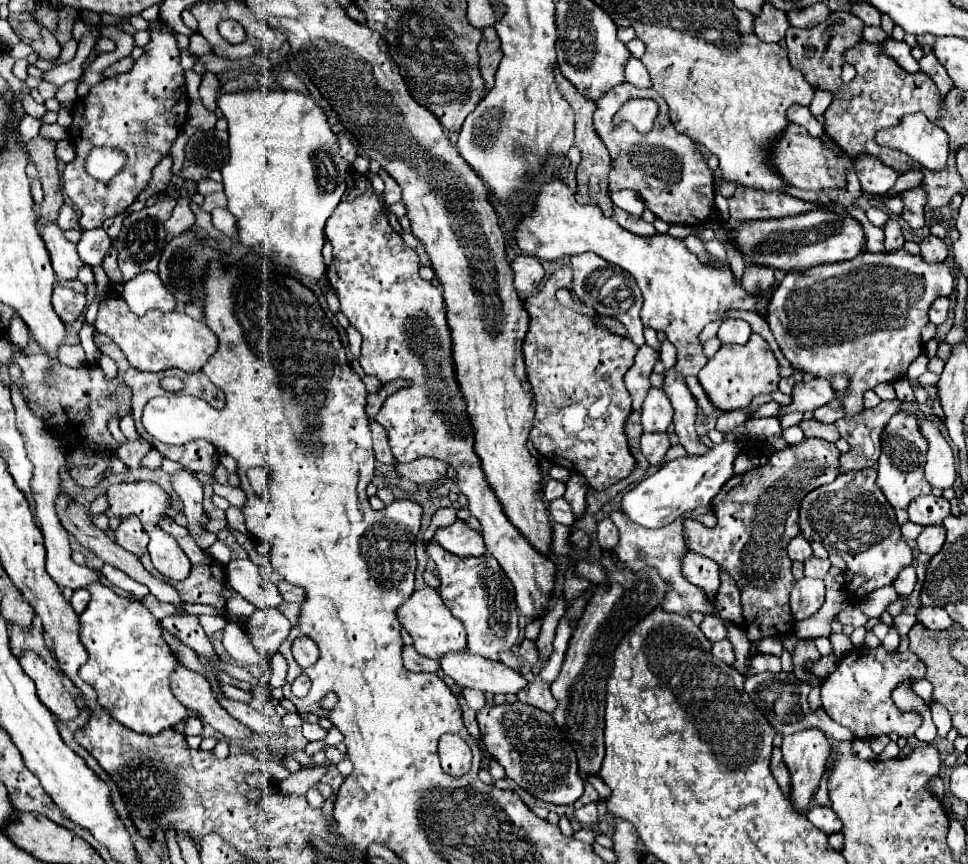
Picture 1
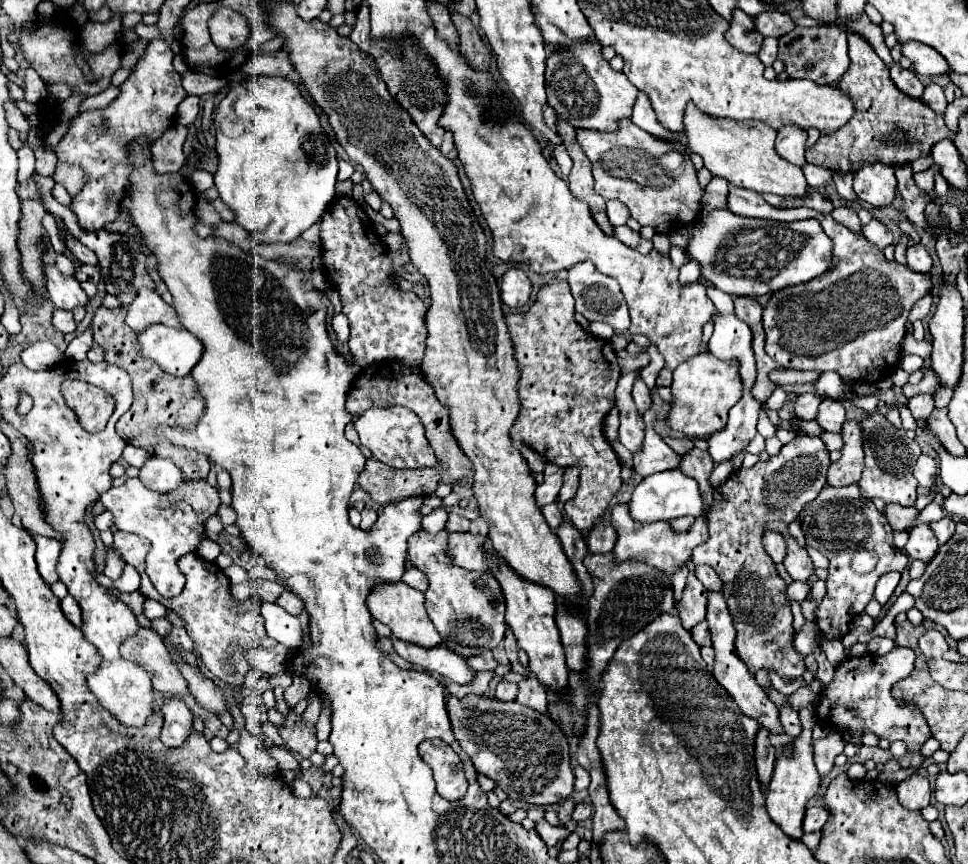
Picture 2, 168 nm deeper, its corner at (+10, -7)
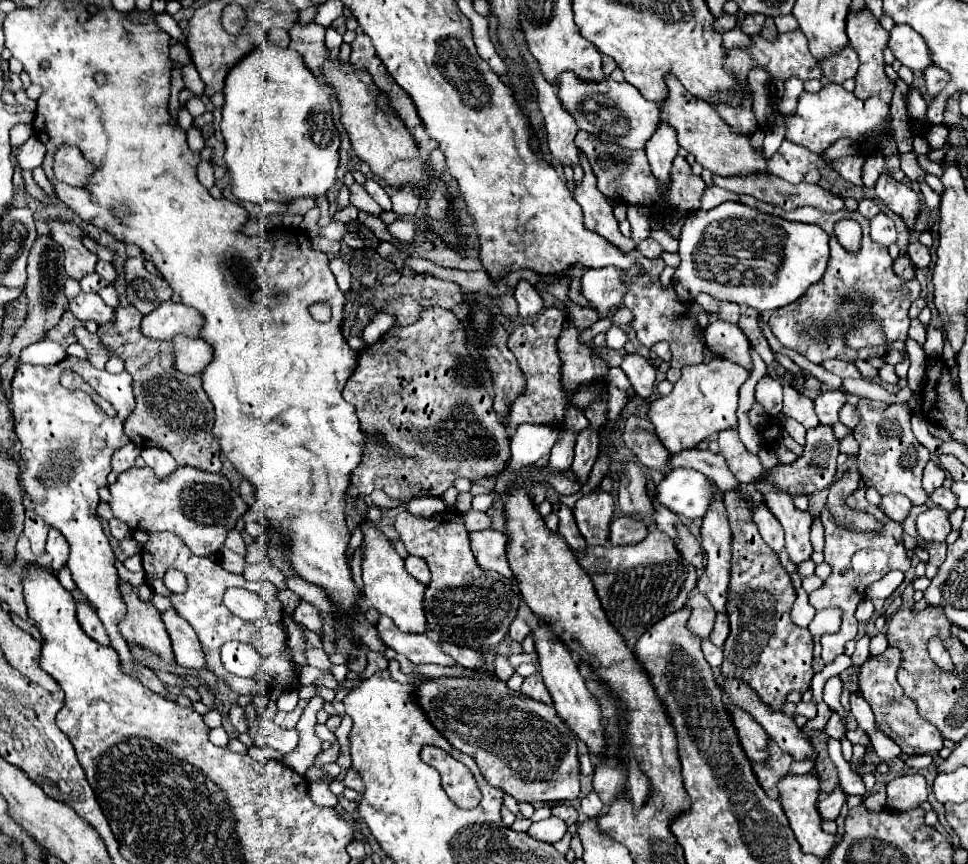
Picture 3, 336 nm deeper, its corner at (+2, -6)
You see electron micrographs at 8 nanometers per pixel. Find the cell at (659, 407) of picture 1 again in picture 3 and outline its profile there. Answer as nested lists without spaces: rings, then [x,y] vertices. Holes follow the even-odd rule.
[[[624,354],[620,368],[628,376],[628,380],[632,382],[632,386],[640,398],[648,398],[652,394],[656,370],[646,358],[642,358],[640,354]]]

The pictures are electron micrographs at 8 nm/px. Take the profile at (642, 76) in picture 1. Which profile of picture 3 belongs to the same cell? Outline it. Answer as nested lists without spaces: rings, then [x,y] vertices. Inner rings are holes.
[[[660,122],[658,130],[646,144],[646,156],[650,162],[650,170],[662,190],[670,188],[670,168],[676,152],[678,152],[676,132],[668,124]]]

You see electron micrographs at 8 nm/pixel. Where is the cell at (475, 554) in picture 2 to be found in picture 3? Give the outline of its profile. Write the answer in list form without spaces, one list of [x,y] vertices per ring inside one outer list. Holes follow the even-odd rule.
[[[482,530],[482,532],[472,532],[470,538],[472,538],[472,552],[482,570],[496,570],[506,578],[514,578],[506,558],[508,534],[498,530]]]

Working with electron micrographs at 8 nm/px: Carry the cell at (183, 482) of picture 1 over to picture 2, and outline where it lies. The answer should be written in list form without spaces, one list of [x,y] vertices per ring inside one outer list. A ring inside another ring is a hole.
[[[150,457],[140,469],[138,477],[148,489],[158,493],[176,491],[176,487],[184,483],[182,471],[170,459],[160,459],[160,457]]]

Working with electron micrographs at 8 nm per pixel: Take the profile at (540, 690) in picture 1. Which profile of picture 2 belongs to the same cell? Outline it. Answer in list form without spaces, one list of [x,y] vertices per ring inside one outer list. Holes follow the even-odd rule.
[[[530,677],[522,683],[518,683],[518,695],[514,701],[520,705],[526,705],[530,709],[536,709],[538,713],[546,713],[548,693],[546,693],[546,687],[542,687],[536,677]]]

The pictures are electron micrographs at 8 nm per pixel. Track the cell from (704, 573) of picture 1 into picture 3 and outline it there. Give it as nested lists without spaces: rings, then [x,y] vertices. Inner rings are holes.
[[[694,592],[690,598],[688,598],[688,606],[692,608],[692,616],[688,620],[688,628],[700,636],[702,640],[710,636],[712,628],[714,628],[714,618],[716,618],[716,612],[714,608],[708,604],[708,598],[702,596],[700,592]]]

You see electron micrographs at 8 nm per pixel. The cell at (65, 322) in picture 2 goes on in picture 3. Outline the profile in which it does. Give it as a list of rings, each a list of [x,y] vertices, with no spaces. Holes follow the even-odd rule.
[[[76,328],[76,338],[78,342],[86,348],[88,352],[88,362],[96,368],[104,368],[106,362],[108,362],[108,352],[104,350],[100,338],[96,334],[90,334],[86,328]]]

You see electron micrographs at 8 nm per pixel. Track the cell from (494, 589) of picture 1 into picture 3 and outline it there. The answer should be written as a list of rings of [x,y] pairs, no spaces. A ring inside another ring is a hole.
[[[404,510],[396,518],[396,532],[408,554],[424,558],[430,568],[432,578],[424,592],[426,634],[436,642],[450,642],[472,650],[496,646],[516,618],[520,604],[518,586],[516,580],[508,582],[498,572],[478,568],[470,550],[470,532],[464,526],[464,514],[440,512],[422,518]]]

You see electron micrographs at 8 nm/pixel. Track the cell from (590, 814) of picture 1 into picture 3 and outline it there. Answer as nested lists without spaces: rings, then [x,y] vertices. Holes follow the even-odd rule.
[[[592,790],[590,794],[586,794],[584,798],[582,798],[582,812],[588,816],[588,818],[598,818],[602,812],[604,812],[604,804],[602,804],[602,800],[596,796],[596,792]]]

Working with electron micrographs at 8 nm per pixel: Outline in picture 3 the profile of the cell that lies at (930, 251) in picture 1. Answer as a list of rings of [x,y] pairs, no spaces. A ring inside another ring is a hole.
[[[912,242],[908,246],[908,258],[912,260],[912,264],[916,268],[928,268],[928,264],[930,264],[930,250],[924,244],[920,244],[920,242]]]

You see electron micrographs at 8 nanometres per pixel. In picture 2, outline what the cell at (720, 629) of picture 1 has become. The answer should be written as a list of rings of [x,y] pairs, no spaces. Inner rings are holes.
[[[700,621],[700,625],[696,625],[696,627],[692,629],[692,637],[694,637],[694,641],[696,641],[700,647],[710,645],[710,631],[708,631],[708,623],[706,623],[706,621]]]

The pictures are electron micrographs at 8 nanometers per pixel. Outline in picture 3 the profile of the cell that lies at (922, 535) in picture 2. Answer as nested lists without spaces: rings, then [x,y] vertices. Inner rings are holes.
[[[938,506],[928,508],[926,512],[922,512],[918,516],[916,528],[918,528],[918,536],[924,538],[926,542],[944,542],[952,530],[950,520],[948,520],[948,512]]]

